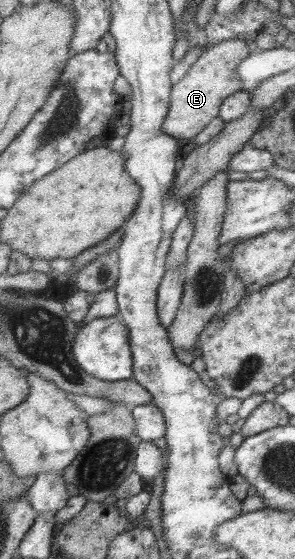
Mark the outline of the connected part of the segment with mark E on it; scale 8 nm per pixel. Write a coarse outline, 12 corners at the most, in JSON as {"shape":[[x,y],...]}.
{"shape":[[230,38],[207,47],[171,87],[161,130],[190,139],[243,89],[252,51]]}

